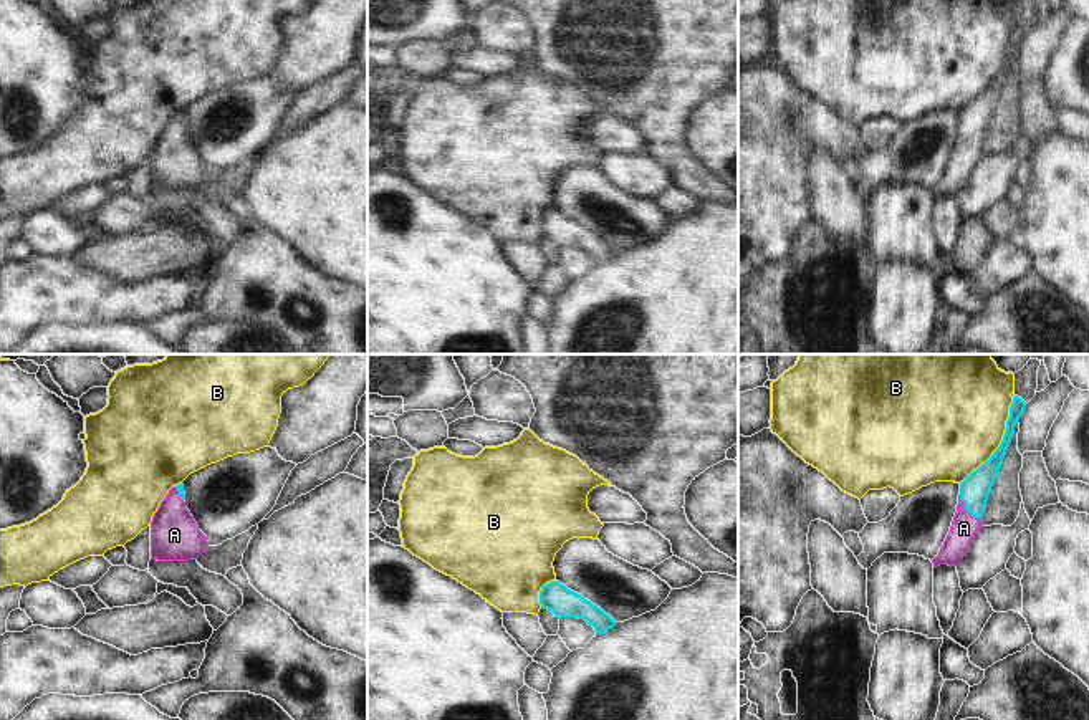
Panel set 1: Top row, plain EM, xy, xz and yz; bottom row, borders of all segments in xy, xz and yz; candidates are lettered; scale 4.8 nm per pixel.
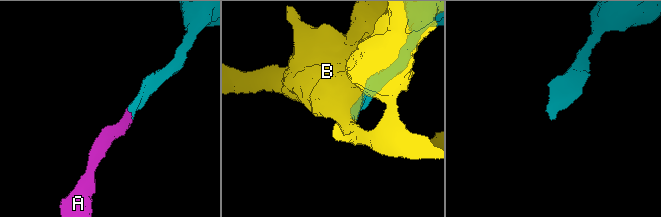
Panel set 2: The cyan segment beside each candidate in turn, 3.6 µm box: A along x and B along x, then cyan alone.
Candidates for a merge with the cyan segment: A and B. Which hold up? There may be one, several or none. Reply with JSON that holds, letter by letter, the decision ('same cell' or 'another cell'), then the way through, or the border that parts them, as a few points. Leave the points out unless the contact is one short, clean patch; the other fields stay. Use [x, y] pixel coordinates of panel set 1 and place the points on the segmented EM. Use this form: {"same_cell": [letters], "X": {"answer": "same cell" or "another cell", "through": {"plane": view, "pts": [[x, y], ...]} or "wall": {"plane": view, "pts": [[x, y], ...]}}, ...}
{"same_cell": ["A"], "A": {"answer": "same cell", "through": {"plane": "yz", "pts": [[973, 490], [967, 510], [964, 528]]}}, "B": {"answer": "another cell"}}

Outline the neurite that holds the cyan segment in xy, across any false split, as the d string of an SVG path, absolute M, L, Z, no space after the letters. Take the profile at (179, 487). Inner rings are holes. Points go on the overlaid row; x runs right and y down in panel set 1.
M184 485L169 490L151 521L151 559L189 561L209 550L207 536L185 508Z

